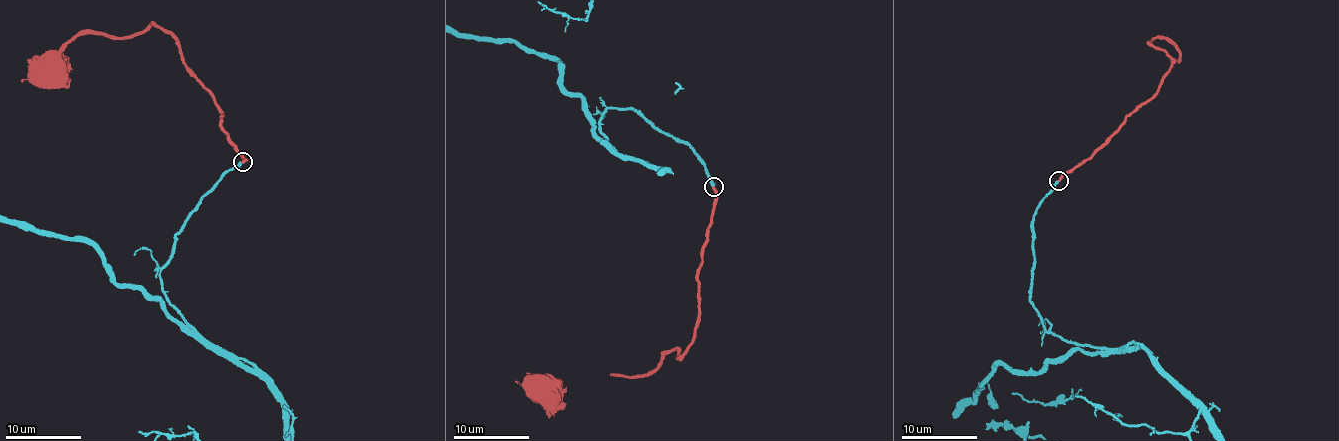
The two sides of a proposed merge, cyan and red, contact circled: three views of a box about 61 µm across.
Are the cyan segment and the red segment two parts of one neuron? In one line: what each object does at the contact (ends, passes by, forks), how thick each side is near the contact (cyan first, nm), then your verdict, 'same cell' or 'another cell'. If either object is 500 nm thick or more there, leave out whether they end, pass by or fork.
cyan ends; red ends; calibres 280 and 280 nm; same cell

